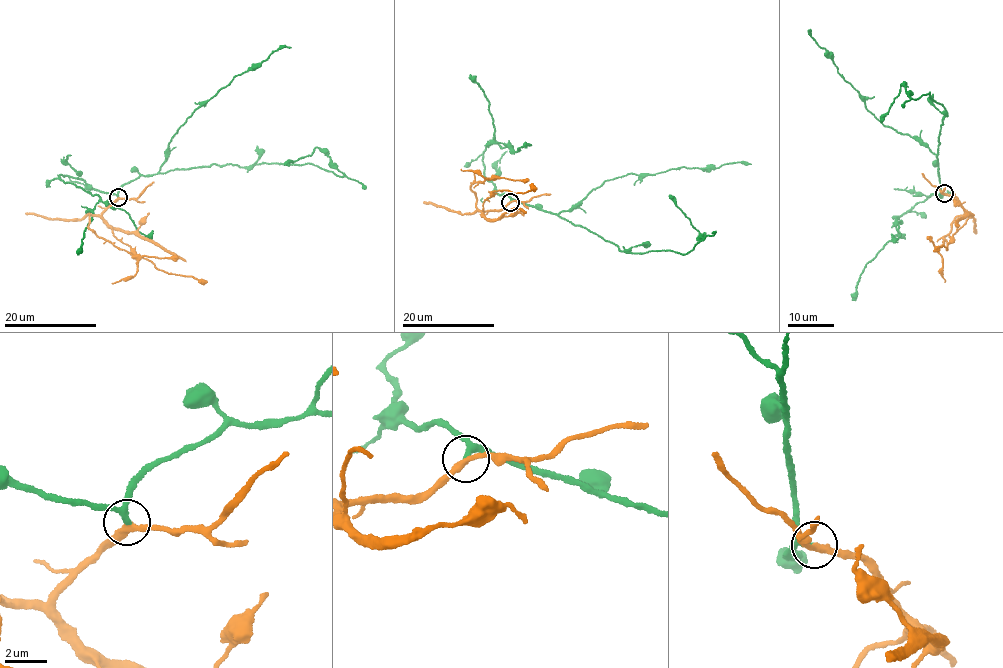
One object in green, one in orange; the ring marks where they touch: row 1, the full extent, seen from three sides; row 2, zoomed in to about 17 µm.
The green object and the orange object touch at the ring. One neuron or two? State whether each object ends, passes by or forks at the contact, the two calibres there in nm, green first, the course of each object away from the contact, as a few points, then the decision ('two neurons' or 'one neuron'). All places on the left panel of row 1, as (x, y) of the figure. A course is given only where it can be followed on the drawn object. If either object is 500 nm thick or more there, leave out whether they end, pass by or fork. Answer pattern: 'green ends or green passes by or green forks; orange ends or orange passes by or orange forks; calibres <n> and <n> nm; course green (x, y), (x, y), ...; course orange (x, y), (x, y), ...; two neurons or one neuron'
green passes by; orange passes by; calibres 240 and 280 nm; course green (118, 197), (122, 186), (141, 175), (214, 164), (311, 163), (342, 176), (317, 147), (285, 165); course orange (118, 197), (102, 215), (115, 237), (160, 270), (191, 275), (207, 283); one neuron

